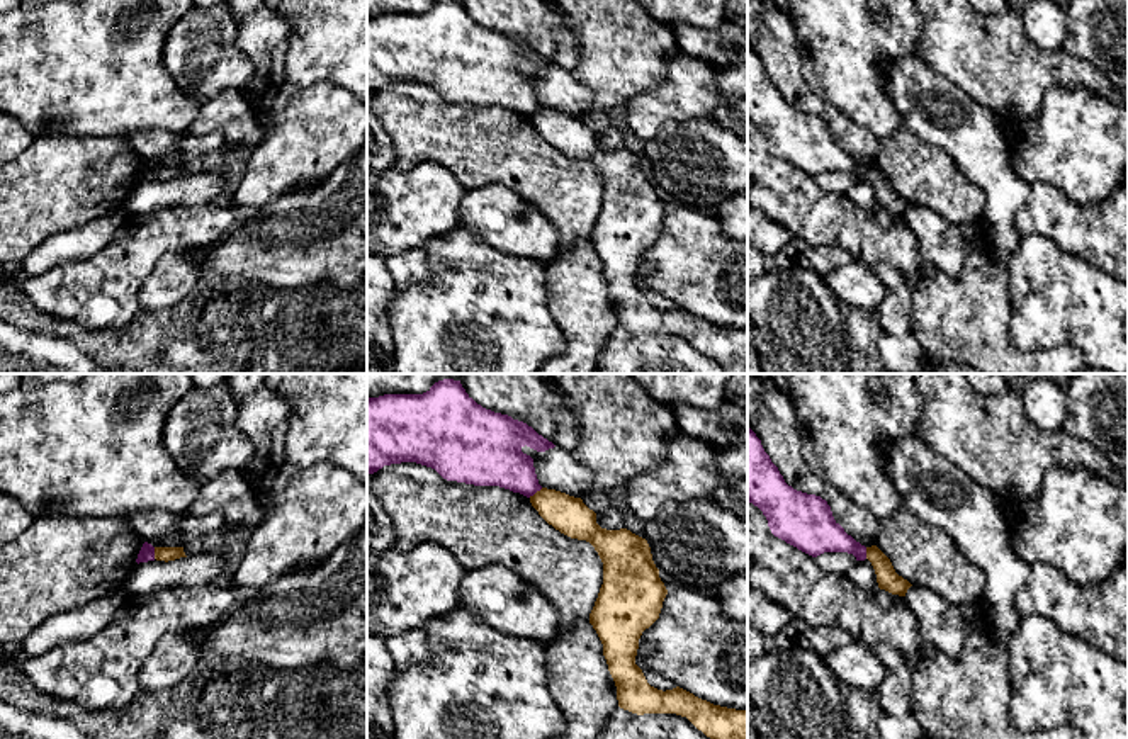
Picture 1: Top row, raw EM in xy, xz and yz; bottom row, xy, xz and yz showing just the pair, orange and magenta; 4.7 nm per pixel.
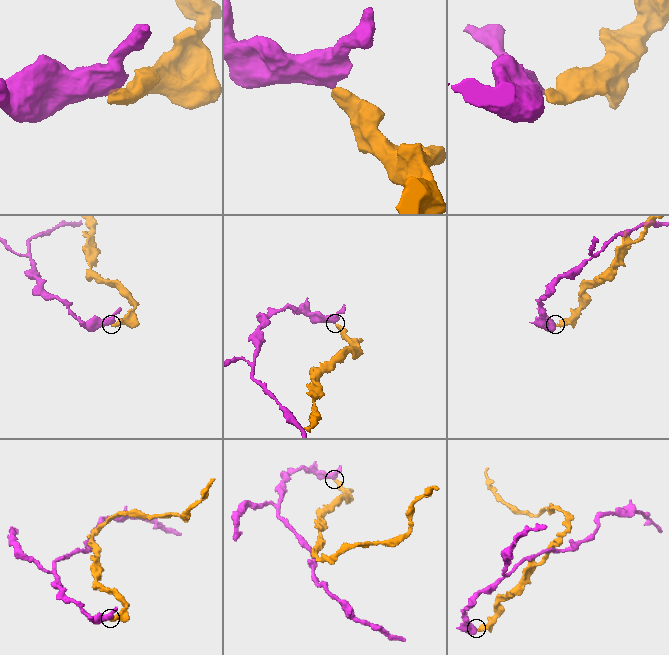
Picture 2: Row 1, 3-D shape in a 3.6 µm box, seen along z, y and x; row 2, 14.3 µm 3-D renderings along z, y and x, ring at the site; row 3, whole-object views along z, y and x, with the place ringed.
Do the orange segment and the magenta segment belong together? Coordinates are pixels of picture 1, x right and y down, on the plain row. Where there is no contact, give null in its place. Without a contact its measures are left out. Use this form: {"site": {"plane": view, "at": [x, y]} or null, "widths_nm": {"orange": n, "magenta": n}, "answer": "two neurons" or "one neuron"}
{"site": {"plane": "xz", "at": [537, 111]}, "widths_nm": {"orange": 180, "magenta": 260}, "answer": "two neurons"}

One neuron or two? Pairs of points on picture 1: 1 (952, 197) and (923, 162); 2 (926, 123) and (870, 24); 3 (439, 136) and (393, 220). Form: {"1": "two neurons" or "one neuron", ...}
{"1": "one neuron", "2": "two neurons", "3": "two neurons"}

